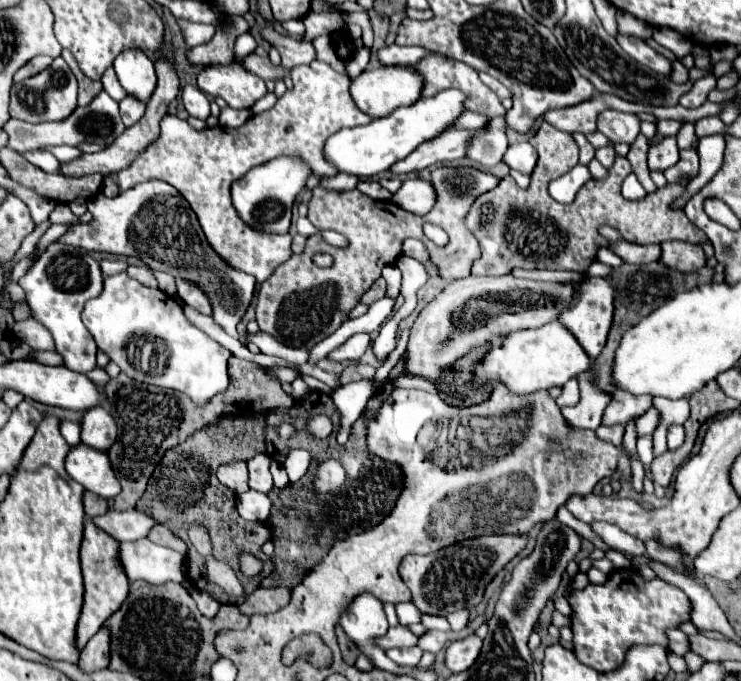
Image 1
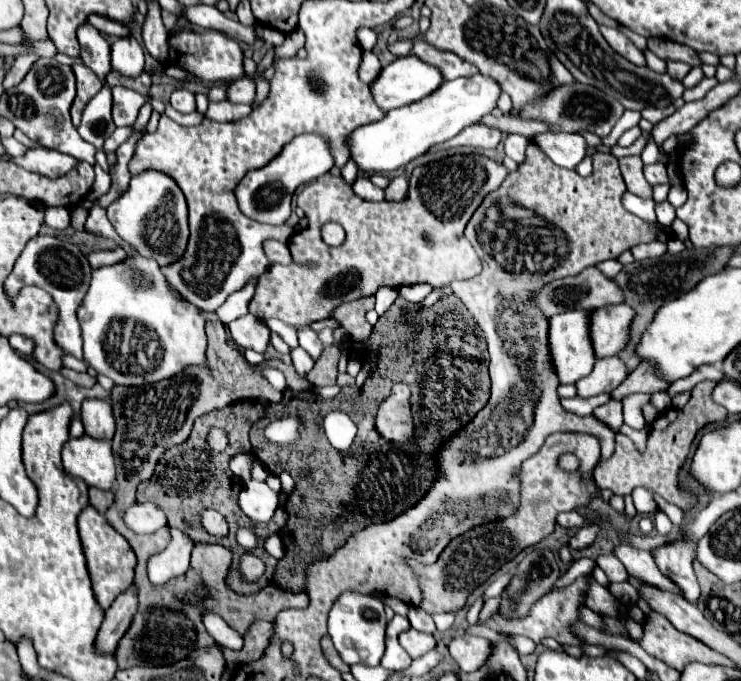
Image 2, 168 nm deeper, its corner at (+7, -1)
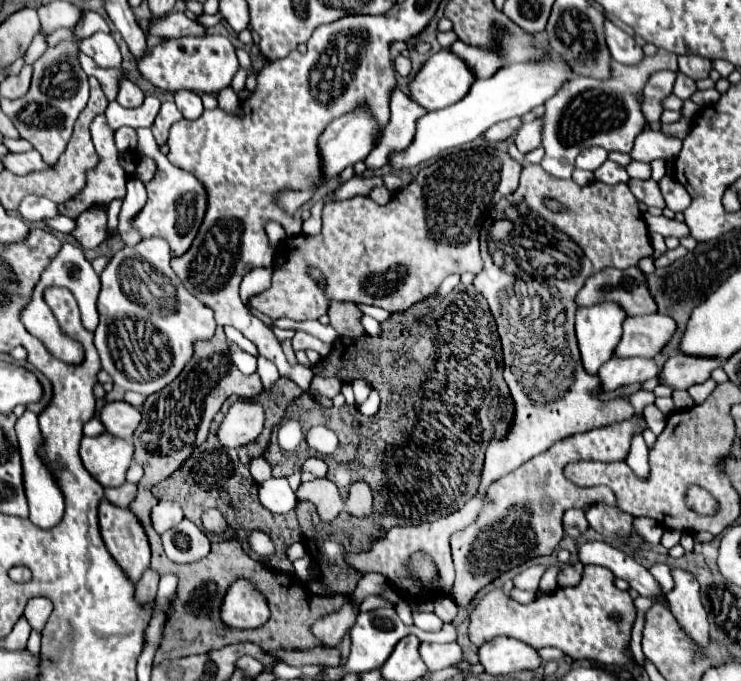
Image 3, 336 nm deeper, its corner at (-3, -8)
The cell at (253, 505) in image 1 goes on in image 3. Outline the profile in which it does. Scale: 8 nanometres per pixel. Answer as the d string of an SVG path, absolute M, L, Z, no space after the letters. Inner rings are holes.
M269 479L259 485L261 503L273 513L287 513L297 505L297 497L289 487L287 479Z

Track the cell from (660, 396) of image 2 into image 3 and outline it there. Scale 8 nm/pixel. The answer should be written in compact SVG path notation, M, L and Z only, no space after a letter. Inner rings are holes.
M673 391L673 401L675 401L675 407L681 411L681 409L691 409L695 405L695 401L691 399L691 395L687 391Z

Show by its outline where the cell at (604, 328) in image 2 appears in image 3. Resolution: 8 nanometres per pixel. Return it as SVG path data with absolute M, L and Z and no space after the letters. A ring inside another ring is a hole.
M663 313L627 317L623 323L623 337L615 349L615 355L655 357L671 341L675 331L677 323Z

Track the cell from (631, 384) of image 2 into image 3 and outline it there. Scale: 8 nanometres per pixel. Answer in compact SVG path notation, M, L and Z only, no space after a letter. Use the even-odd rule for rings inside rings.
M675 355L661 369L661 383L673 389L689 389L695 383L709 379L711 371L721 367L723 359L699 359L693 355Z

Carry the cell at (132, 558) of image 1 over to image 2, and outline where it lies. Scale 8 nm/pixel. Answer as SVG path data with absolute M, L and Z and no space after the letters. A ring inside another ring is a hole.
M175 530L175 538L169 542L169 546L153 554L147 562L147 574L149 582L153 584L165 584L171 578L183 576L189 570L193 542L179 530Z

